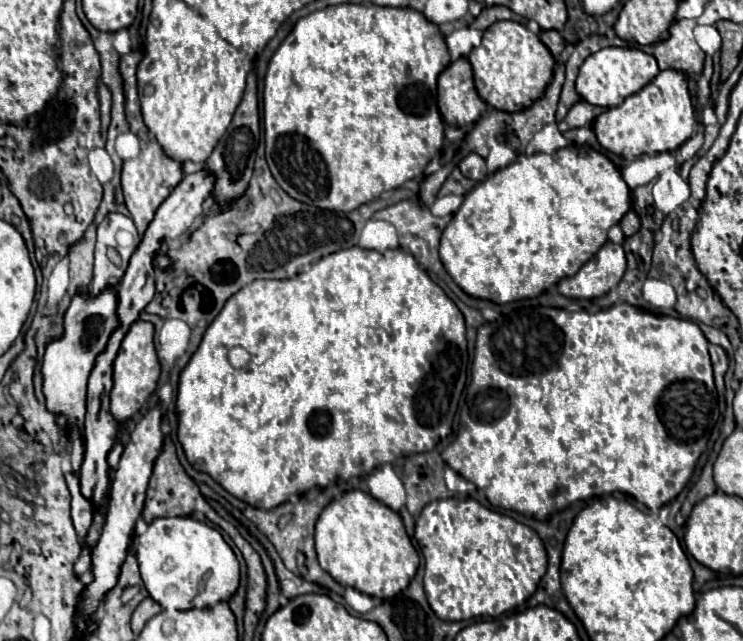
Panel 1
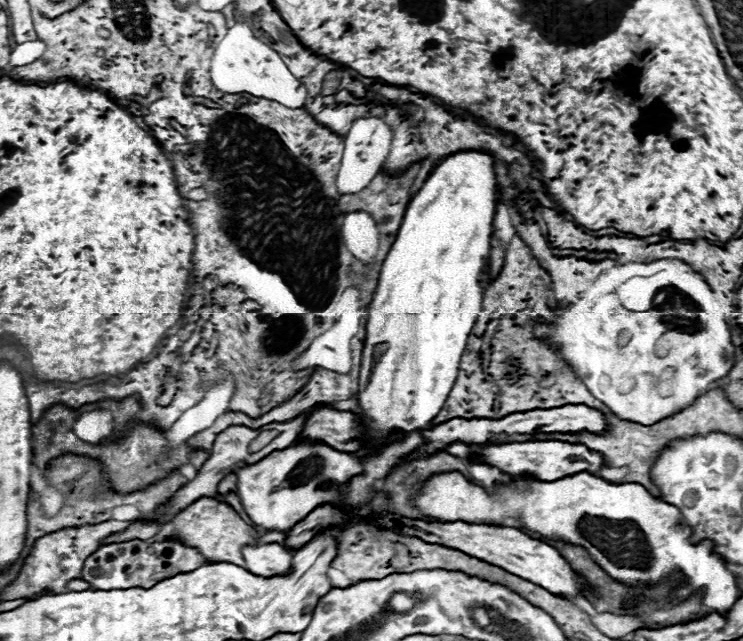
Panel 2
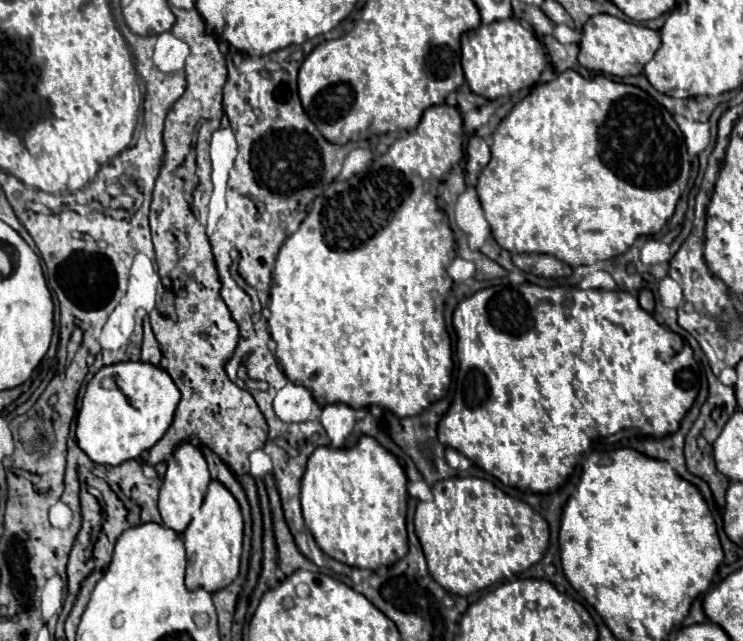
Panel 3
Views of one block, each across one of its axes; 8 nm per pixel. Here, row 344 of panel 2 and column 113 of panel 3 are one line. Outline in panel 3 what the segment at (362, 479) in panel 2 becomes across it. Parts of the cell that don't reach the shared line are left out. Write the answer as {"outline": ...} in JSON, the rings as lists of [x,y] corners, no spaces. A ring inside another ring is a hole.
{"outline":[[[118,362],[104,366],[86,386],[82,408],[76,420],[76,438],[80,448],[98,464],[118,466],[150,450],[170,428],[174,410],[180,402],[180,390],[170,374],[146,362]]]}

